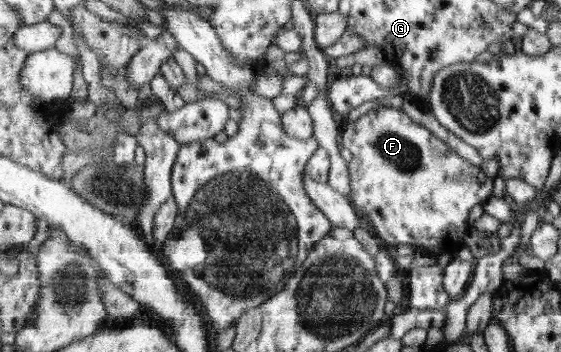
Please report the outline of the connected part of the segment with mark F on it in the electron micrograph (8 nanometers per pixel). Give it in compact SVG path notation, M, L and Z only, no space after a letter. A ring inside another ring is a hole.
M377 108L375 112L361 115L352 124L344 124L339 142L353 156L349 165L353 206L367 215L384 243L409 244L433 254L454 254L463 248L463 240L473 226L469 222L471 210L475 206L483 206L493 190L493 180L487 178L479 166L466 162L453 148L437 138L429 126L413 122L413 118L409 118L409 114L401 108Z

